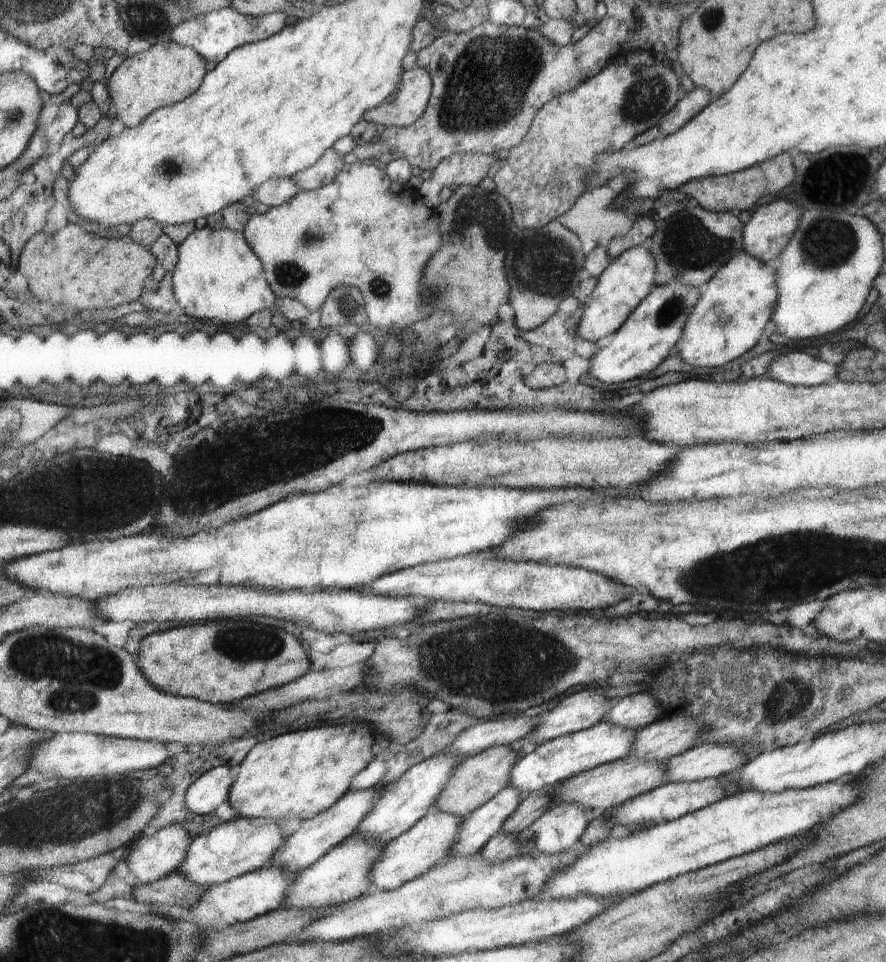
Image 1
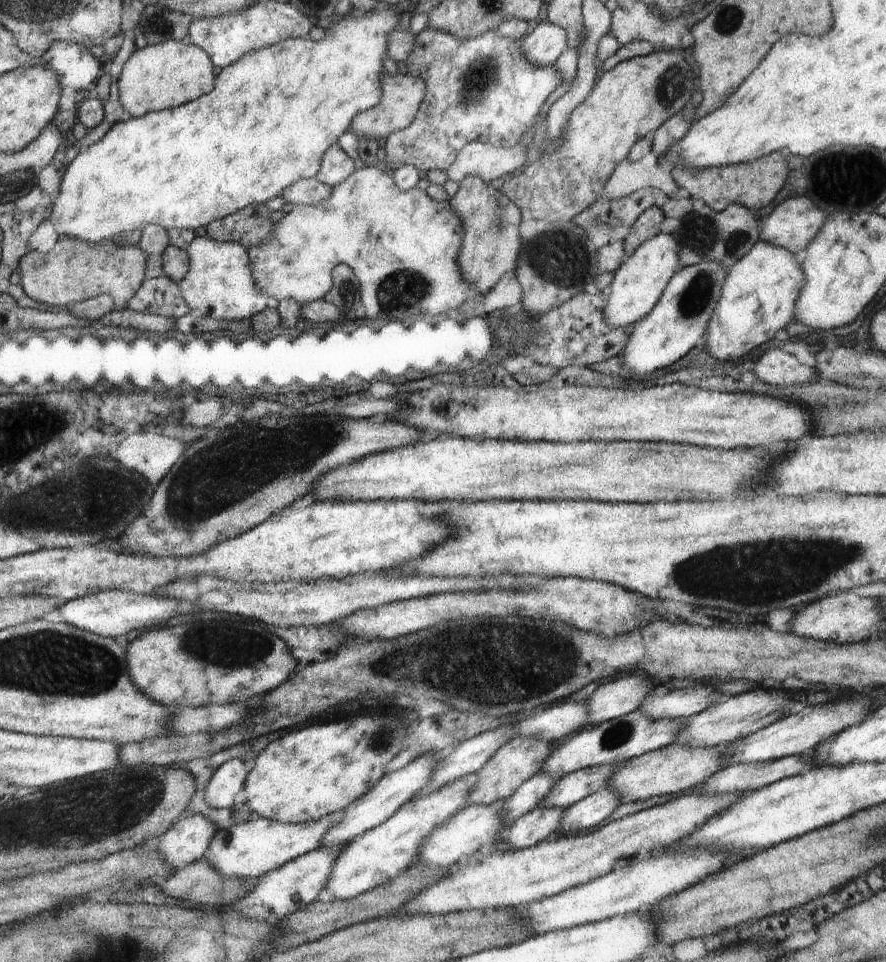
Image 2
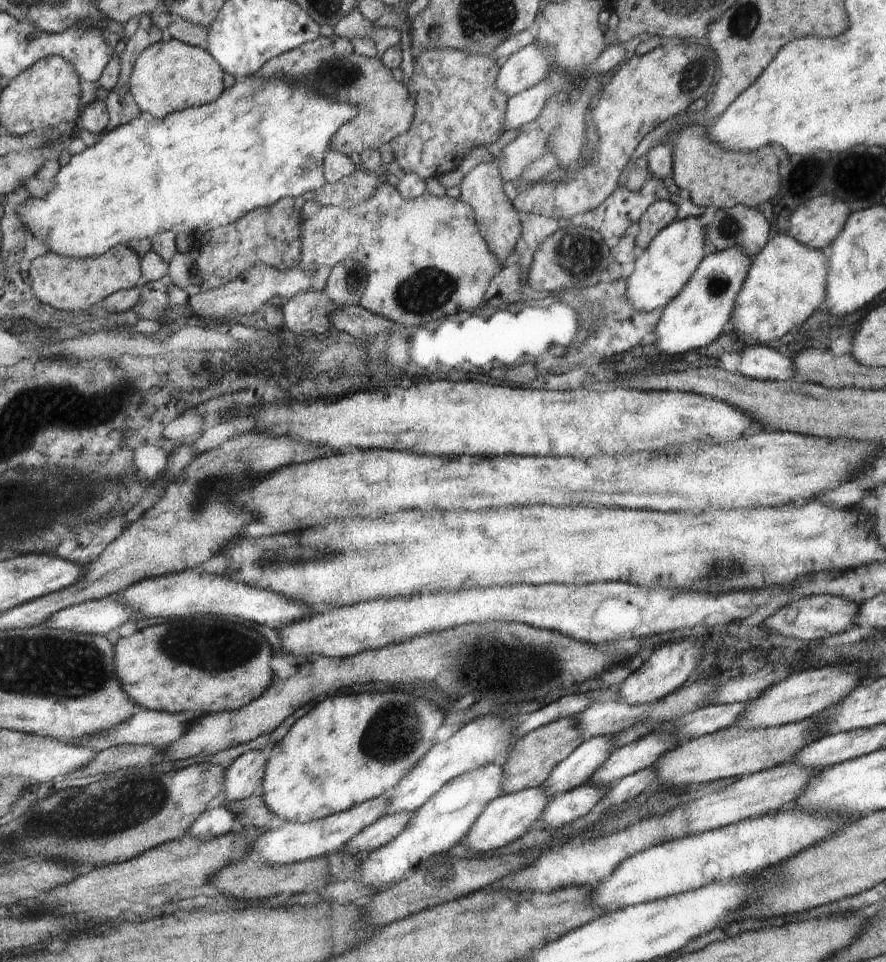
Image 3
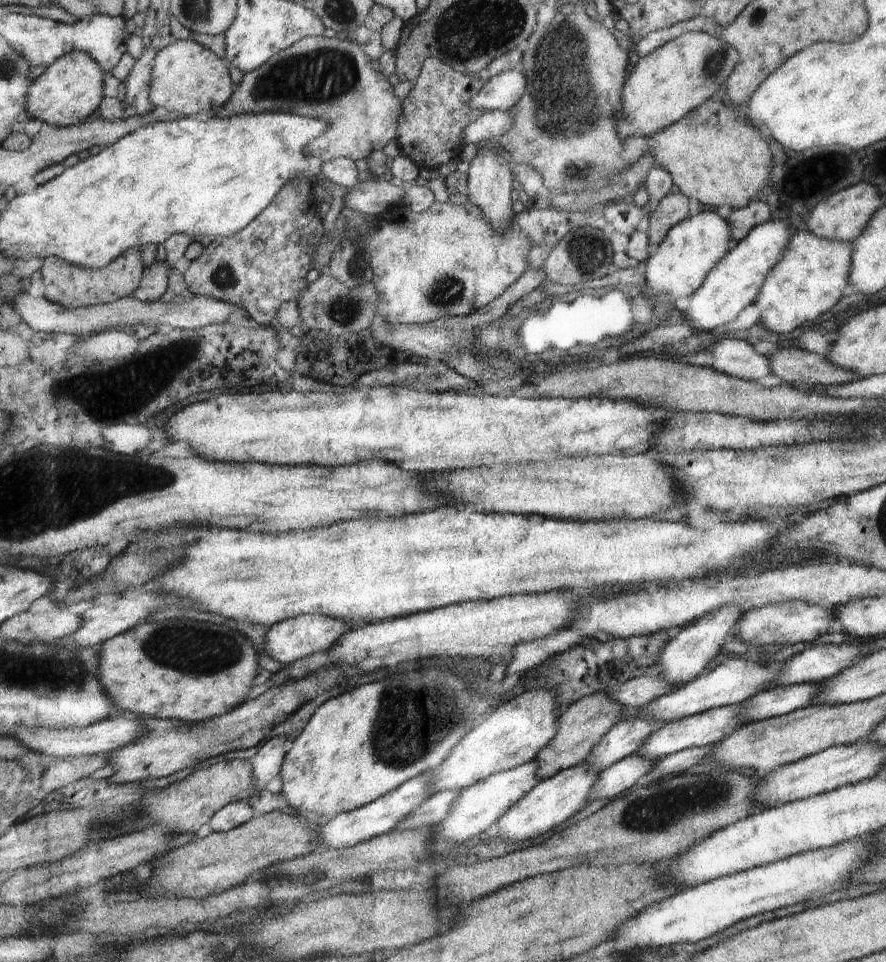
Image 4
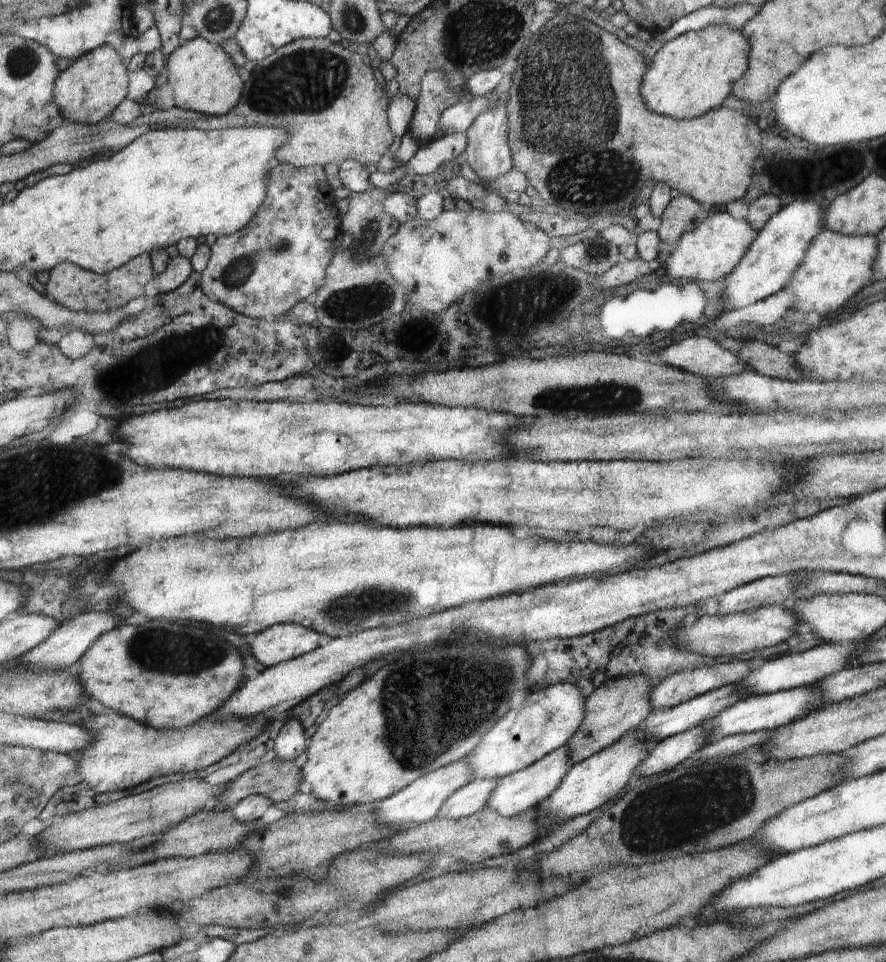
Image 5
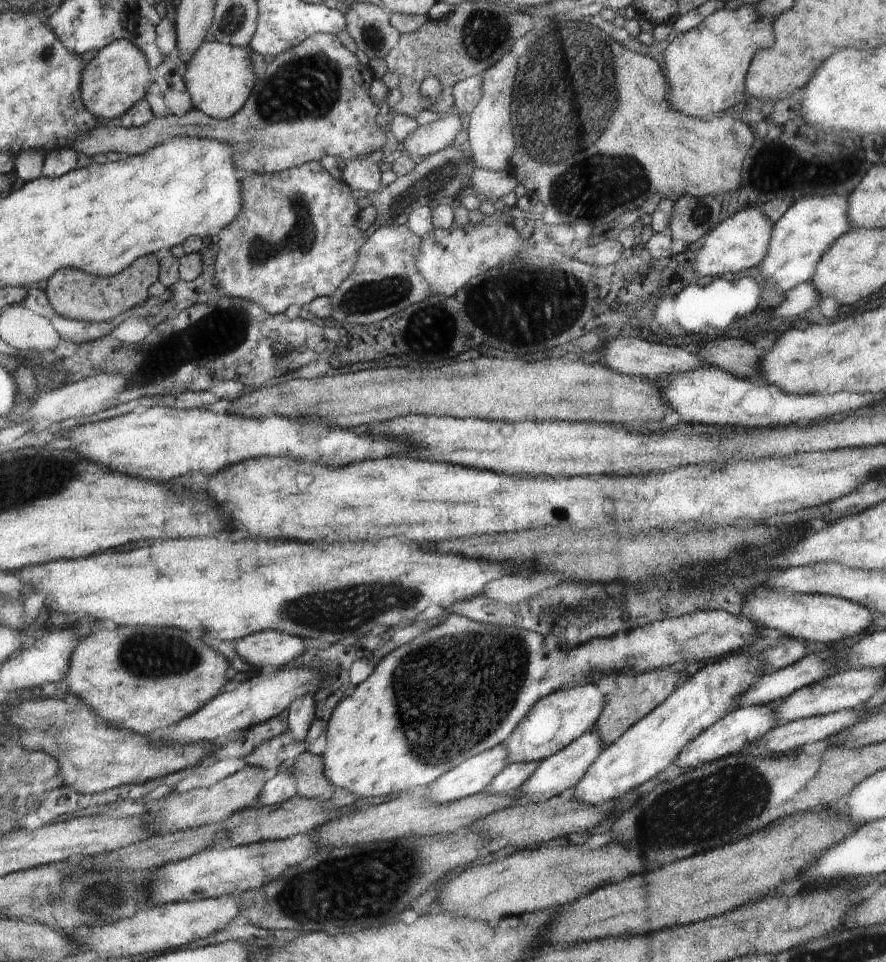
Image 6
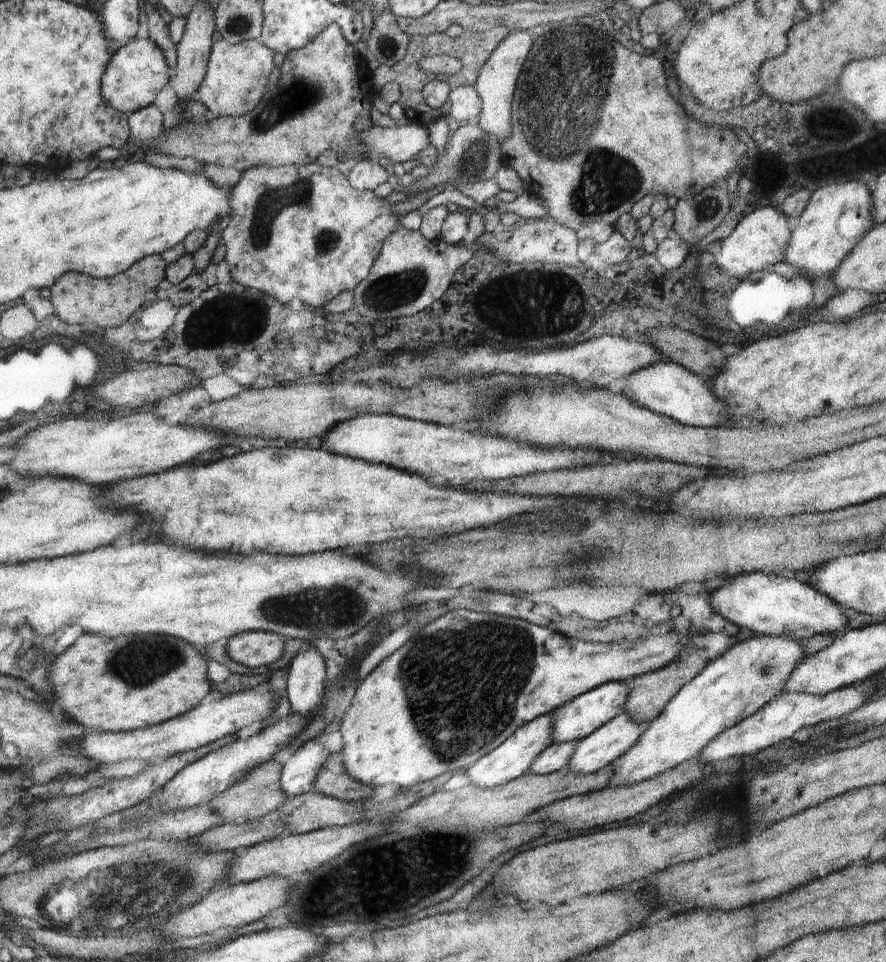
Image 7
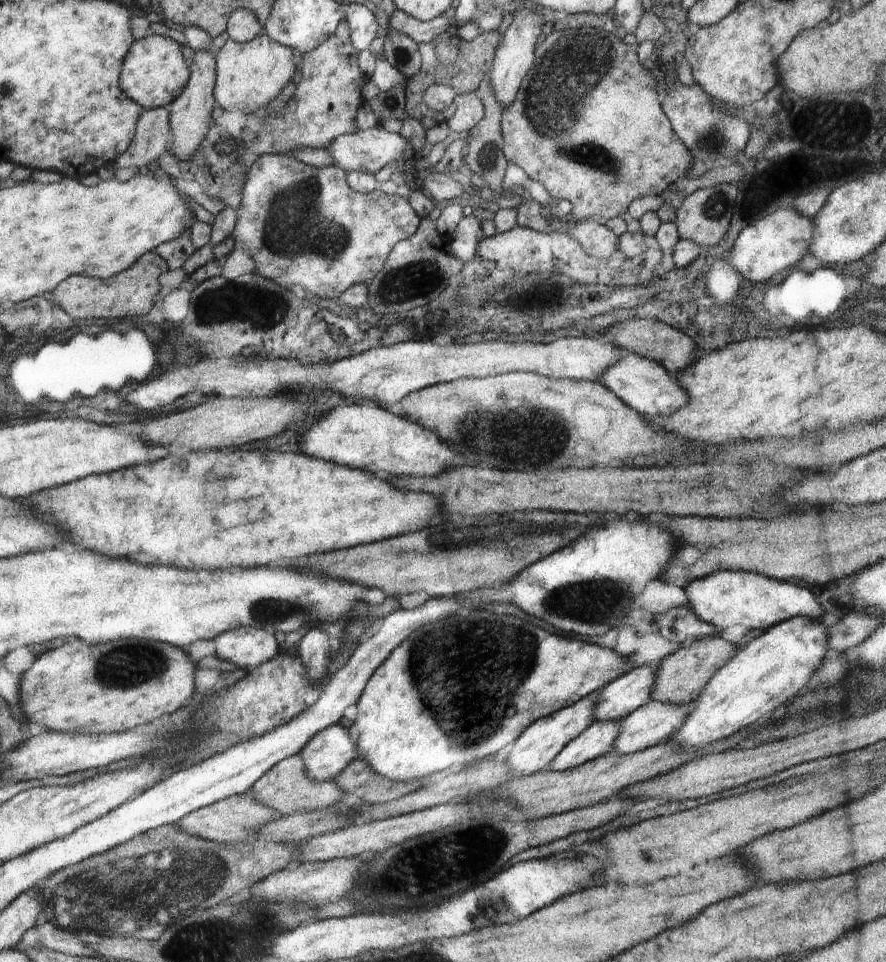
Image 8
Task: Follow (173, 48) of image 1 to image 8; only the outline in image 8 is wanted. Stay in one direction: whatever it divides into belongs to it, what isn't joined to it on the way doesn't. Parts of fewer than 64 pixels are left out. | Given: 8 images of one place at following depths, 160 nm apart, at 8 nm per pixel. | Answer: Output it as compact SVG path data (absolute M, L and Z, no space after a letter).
M259 32L254 39L247 43L237 43L232 39L228 39L216 54L216 64L219 69L219 79L216 80L215 90L217 104L228 112L238 110L238 112L243 112L244 114L250 114L260 108L266 108L270 102L279 98L283 88L292 82L292 76L296 72L296 62L301 58L302 56L296 58L293 48L272 40L266 32Z

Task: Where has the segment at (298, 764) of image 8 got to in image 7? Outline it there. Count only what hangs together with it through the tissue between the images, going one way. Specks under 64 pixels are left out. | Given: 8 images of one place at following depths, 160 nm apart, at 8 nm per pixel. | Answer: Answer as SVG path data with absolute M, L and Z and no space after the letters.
M276 758L276 760L260 763L240 784L235 784L233 787L225 790L224 793L214 797L208 805L210 805L213 811L218 813L223 822L226 823L266 819L266 816L270 813L278 813L289 801L289 796L281 787L282 764L283 758Z

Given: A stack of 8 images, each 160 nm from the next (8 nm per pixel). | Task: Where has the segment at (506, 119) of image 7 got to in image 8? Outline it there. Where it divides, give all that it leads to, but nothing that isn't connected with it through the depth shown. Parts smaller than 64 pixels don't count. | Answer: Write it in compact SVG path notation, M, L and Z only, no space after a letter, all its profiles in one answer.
M524 5L518 7L513 15L514 18L512 18L512 22L510 22L502 36L502 42L500 42L499 48L495 52L494 62L488 72L488 79L492 83L495 97L501 102L504 109L516 100L517 92L522 86L524 78L534 66L534 48L536 48L538 36L542 34L542 18L536 10Z

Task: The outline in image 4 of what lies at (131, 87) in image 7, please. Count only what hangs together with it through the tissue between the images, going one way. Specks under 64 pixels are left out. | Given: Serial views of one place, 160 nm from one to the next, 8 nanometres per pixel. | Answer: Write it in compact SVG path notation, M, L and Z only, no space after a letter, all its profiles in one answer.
M72 51L62 55L48 65L44 73L35 78L29 106L32 118L57 127L69 127L82 122L103 102L105 96L102 92L102 76L105 73L98 61L88 53Z

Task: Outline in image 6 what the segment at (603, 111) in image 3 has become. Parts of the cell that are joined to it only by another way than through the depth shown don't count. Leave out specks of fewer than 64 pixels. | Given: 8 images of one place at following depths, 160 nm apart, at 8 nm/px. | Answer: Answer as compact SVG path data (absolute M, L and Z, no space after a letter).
M754 4L740 6L735 9L718 9L709 14L700 24L686 33L678 33L664 52L666 72L669 84L668 100L678 112L688 116L704 116L709 112L724 114L724 110L732 109L738 100L744 98L747 72L751 60L760 49L772 48L775 43L774 18L760 15Z

